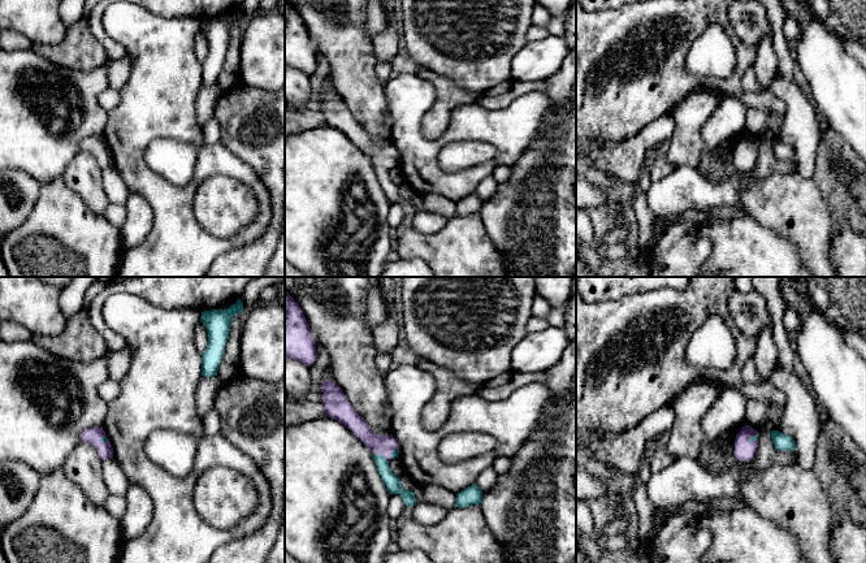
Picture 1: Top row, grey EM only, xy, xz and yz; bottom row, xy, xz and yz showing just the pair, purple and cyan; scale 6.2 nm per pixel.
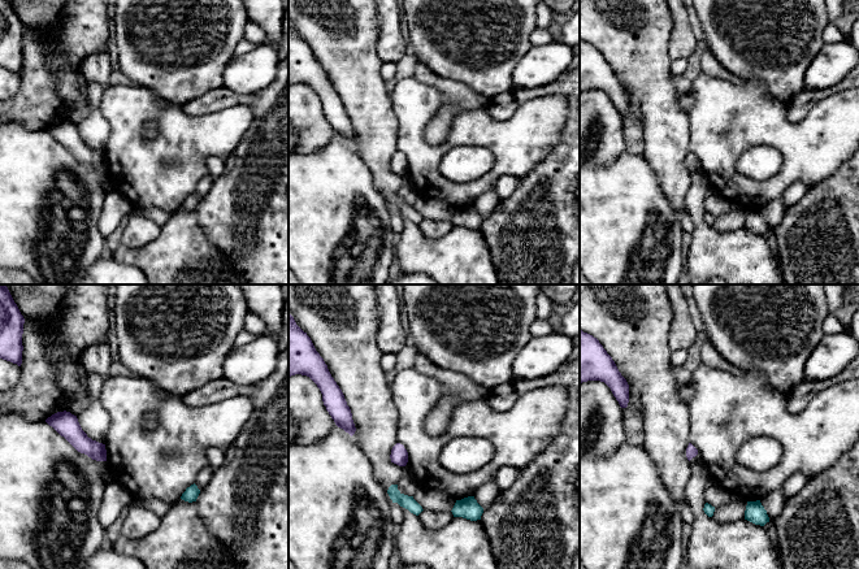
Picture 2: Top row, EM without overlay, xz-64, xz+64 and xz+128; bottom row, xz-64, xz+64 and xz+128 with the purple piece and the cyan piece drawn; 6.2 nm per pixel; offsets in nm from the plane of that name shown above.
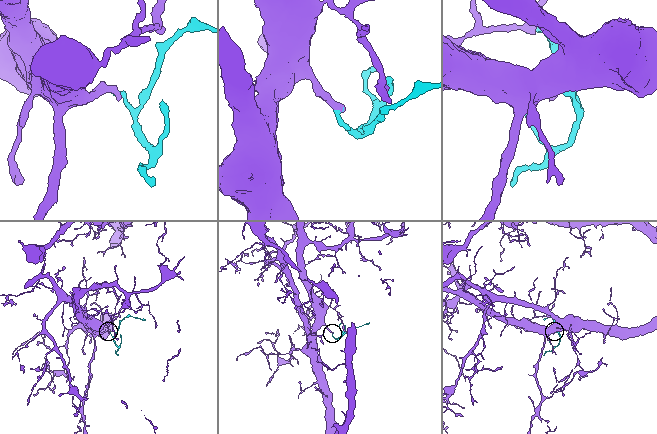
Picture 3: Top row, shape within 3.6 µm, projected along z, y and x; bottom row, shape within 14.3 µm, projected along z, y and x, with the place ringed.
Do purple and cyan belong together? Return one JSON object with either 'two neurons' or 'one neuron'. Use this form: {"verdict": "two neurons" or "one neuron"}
{"verdict": "one neuron"}

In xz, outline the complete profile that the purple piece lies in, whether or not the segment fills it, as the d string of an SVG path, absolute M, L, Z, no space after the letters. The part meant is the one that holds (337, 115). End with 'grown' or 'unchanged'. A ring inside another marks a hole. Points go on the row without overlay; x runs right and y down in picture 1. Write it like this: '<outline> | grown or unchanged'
M334 90L322 91L322 109L325 124L341 130L373 161L377 179L390 203L399 203L406 215L415 215L415 202L402 195L400 187L393 182L389 174L389 170L398 166L399 163L399 153L393 143L374 143Z | grown

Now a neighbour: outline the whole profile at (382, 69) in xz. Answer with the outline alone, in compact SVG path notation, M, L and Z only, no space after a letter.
M377 62L376 64L376 74L381 81L382 86L387 83L391 75L391 64L390 62Z

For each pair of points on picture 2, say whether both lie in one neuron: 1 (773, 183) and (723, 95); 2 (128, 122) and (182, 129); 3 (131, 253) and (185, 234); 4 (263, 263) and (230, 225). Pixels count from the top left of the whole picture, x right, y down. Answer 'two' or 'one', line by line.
1: one
2: one
3: one
4: one

